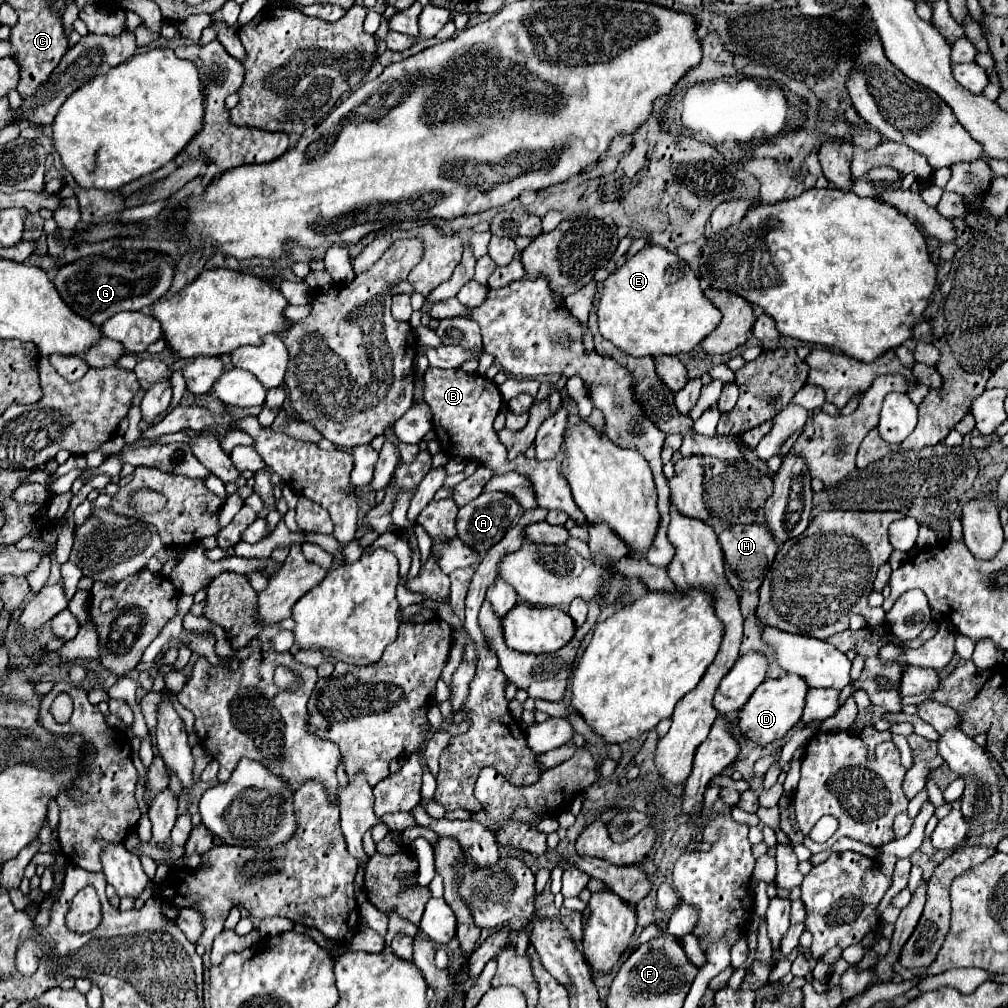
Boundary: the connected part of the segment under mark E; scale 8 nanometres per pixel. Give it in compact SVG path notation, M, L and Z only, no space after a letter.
M648 244L626 264L622 264L614 274L604 280L602 298L598 304L598 324L600 334L610 340L618 350L630 356L676 356L694 350L718 324L720 310L702 294L698 274L676 254L668 252L664 246Z

